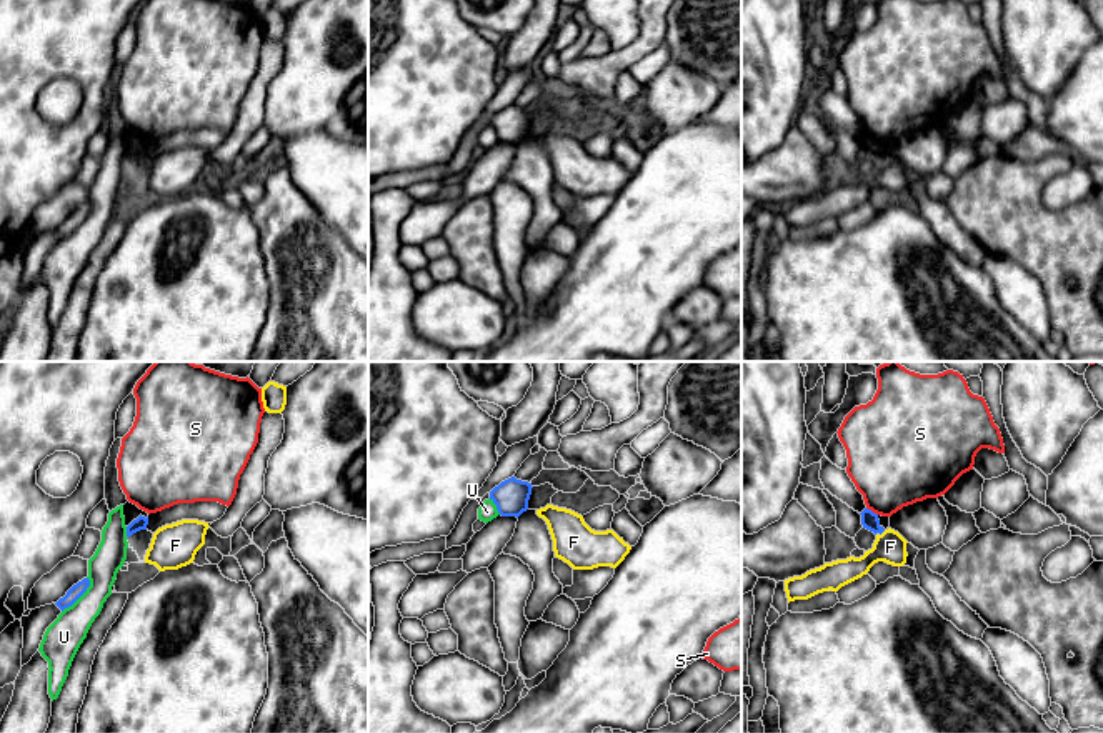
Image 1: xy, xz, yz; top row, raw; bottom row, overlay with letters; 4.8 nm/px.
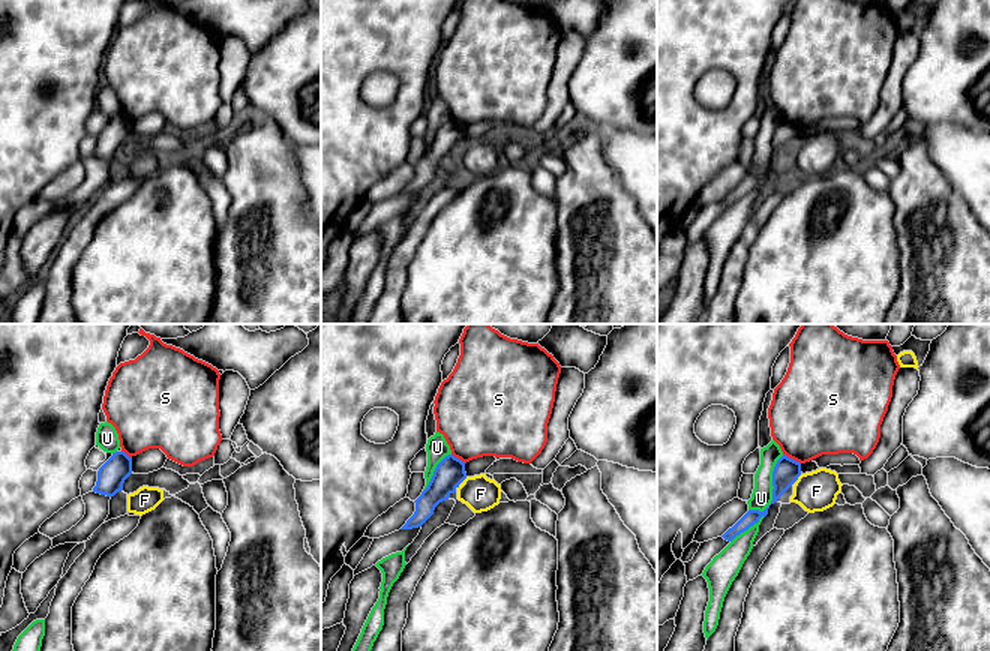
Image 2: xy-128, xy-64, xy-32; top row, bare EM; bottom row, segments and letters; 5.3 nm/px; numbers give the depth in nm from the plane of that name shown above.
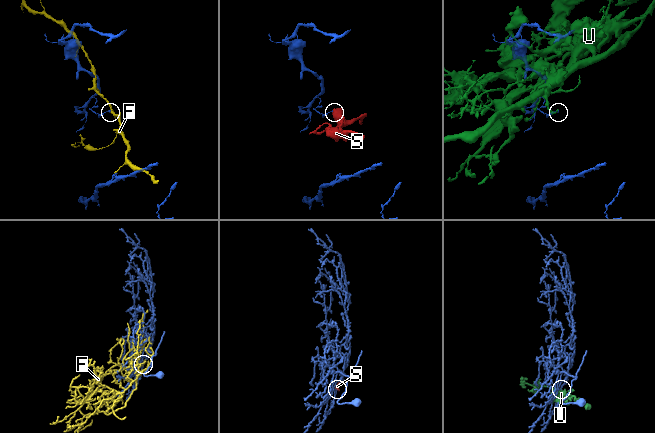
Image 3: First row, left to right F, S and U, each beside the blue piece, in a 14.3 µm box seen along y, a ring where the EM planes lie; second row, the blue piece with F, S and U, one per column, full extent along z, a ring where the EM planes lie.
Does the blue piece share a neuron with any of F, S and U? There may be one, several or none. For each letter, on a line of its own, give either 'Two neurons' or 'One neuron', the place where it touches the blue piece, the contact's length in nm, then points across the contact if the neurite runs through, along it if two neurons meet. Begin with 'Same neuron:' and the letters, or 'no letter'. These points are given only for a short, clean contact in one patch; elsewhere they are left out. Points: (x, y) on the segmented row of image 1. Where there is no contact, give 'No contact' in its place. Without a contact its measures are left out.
Same neuron: no letter
F: Two neurons. Touches blue at yz (882, 532). Shared border 40 nm
S: Two neurons. Touches blue at yz (870, 510). Shared border 70 nm. Boundary: yz (867, 507), (877, 515)
U: Two neurons. Touches blue at xy (80, 595). Shared border 220 nm

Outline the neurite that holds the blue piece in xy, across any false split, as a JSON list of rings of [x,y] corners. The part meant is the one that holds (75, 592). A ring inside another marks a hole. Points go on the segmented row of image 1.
[[[83,578],[77,585],[73,585],[63,598],[60,598],[55,605],[63,611],[65,608],[72,606],[90,586],[90,580]]]

